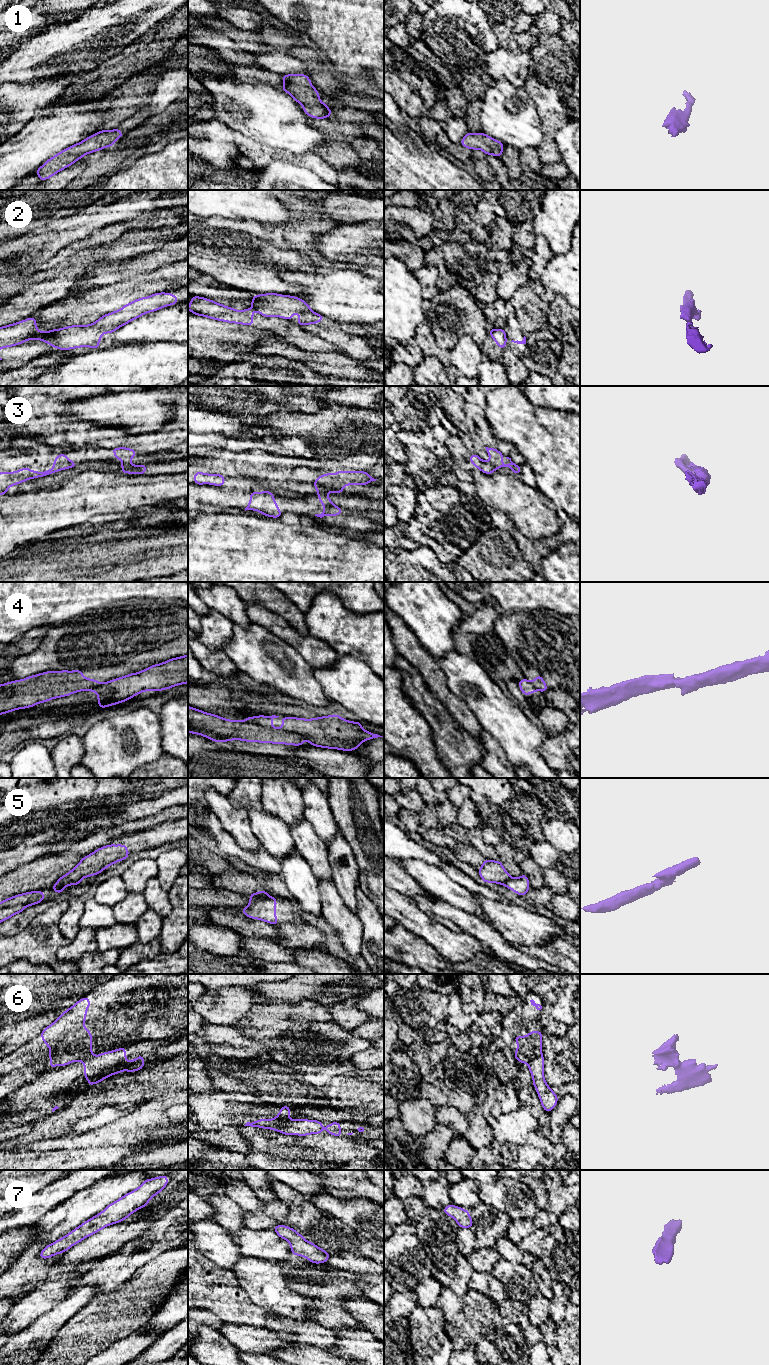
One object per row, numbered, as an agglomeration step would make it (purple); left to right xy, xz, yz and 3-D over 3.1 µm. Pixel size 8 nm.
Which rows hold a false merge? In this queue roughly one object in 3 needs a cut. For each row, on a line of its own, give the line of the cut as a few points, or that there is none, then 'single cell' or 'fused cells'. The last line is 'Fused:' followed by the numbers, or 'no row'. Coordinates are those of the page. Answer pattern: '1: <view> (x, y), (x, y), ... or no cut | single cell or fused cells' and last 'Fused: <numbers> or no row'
1: no cut | single cell
2: xy (60, 329), (43, 340) | fused cells
3: xy (129, 463), (122, 465) | fused cells
4: xz (242, 721), (271, 727) | fused cells
5: xz (250, 897), (258, 899), (270, 898) | fused cells
6: xz (288, 1119), (276, 1130) | fused cells
7: no cut | single cell
Fused: 2, 3, 4, 5, 6

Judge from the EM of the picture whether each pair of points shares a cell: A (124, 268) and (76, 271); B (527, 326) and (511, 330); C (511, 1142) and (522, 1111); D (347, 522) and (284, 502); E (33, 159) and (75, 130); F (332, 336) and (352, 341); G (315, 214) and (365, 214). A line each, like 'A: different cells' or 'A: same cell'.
A: different cells
B: different cells
C: same cell
D: different cells
E: same cell
F: same cell
G: same cell

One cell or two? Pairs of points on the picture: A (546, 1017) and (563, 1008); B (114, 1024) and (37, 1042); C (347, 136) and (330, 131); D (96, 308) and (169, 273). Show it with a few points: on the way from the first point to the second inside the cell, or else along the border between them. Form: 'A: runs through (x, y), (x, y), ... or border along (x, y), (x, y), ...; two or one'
A: border along (551, 1005), (551, 1015), (568, 1026); two
B: runs through (95, 1031), (80, 1032), (69, 1039), (56, 1041); one
C: runs through (343, 132), (334, 131); one
D: runs through (114, 297), (133, 286), (151, 284); one

